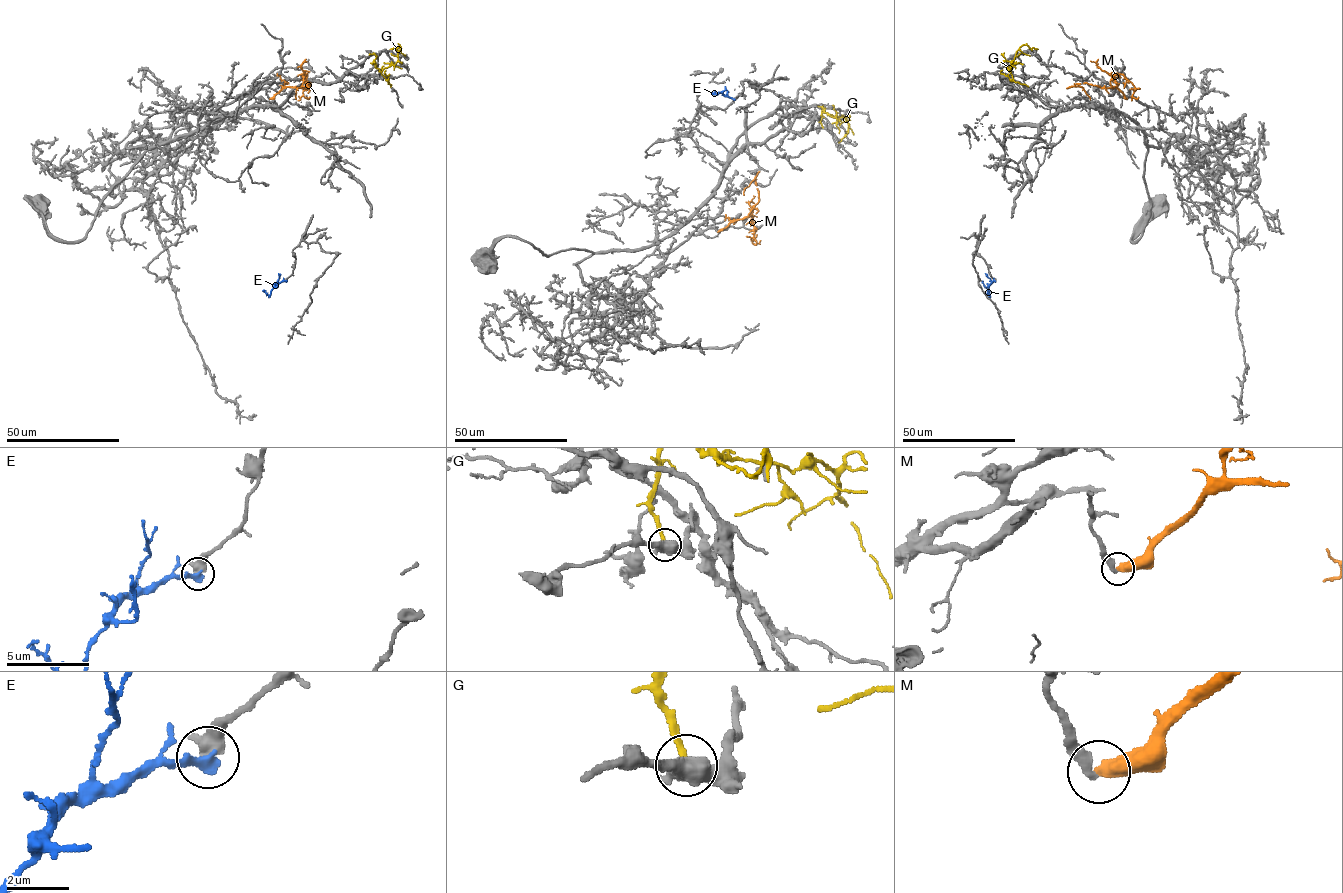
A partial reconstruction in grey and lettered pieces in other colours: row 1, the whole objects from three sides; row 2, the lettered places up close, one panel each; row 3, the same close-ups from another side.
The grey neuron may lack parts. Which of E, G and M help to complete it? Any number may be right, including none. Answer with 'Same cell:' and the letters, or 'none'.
Same cell: none

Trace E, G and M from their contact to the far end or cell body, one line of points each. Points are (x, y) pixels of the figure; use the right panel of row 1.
E: (994, 281), (990, 285), (988, 295), (987, 291)
G: (1022, 64), (1003, 62), (1009, 71), (1019, 48), (1027, 45), (1038, 49)
M: (1127, 99), (1116, 87), (1077, 83), (1075, 86), (1081, 86), (1090, 99)

